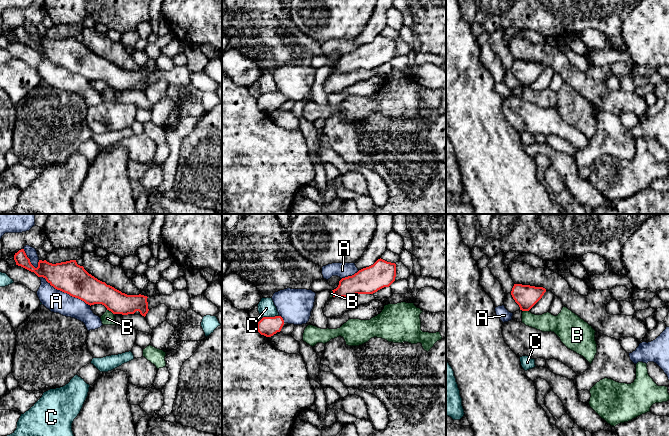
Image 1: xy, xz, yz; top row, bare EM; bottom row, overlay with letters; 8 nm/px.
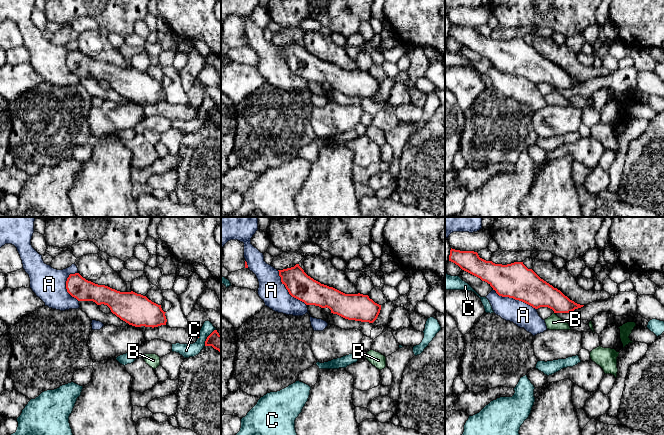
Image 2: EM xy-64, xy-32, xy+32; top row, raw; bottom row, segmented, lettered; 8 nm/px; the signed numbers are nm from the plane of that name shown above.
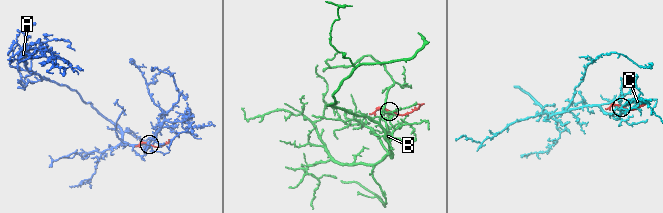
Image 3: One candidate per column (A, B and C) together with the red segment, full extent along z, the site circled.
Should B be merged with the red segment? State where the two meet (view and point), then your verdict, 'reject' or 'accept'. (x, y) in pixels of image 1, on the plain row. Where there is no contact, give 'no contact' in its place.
meets red in xy at (110, 86); reject

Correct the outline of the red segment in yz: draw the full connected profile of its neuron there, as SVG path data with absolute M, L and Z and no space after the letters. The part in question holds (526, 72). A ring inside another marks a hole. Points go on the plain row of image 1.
M514 60L511 71L520 86L529 87L544 71L546 65L530 61Z

